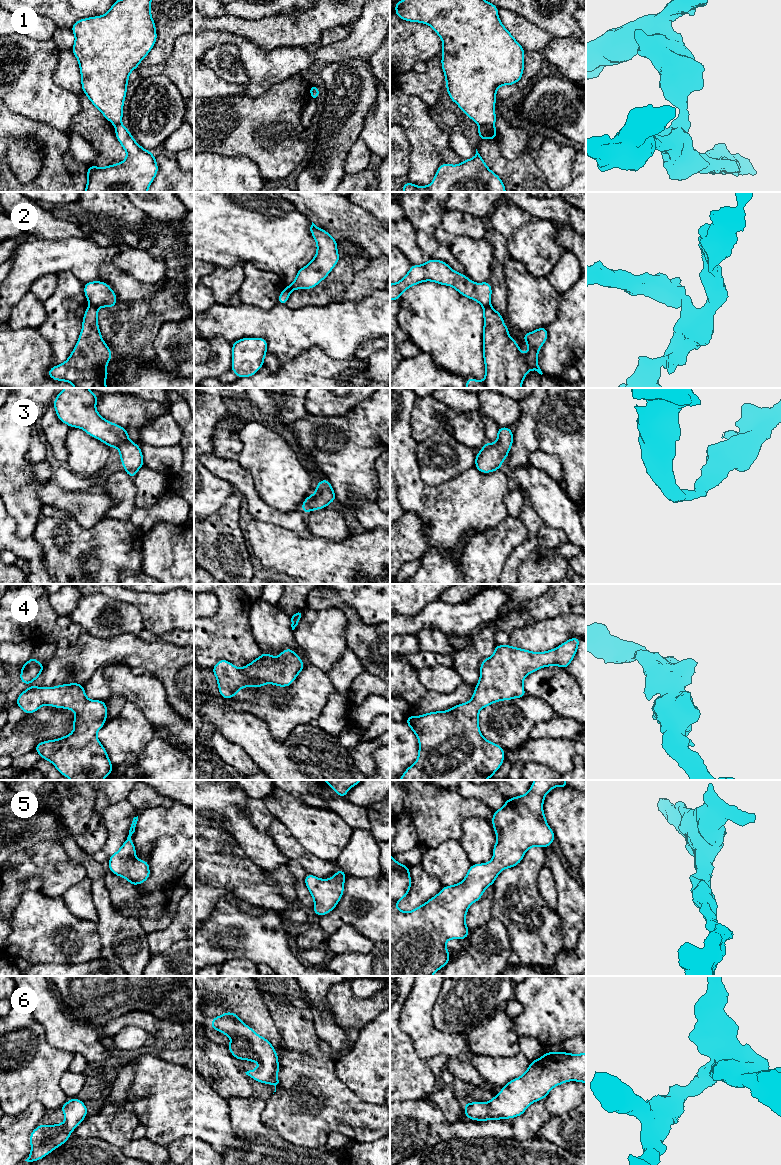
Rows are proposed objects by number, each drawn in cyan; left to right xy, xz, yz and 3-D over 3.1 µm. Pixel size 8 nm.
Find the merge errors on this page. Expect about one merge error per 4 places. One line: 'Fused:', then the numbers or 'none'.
Fused: 1, 2

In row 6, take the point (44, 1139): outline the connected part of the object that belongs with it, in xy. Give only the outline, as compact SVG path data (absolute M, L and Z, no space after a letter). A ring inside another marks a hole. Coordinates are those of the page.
M77 1097L68 1100L60 1110L64 1112L65 1122L54 1125L40 1124L30 1133L31 1152L25 1160L38 1161L69 1140L75 1130L89 1112L86 1105Z

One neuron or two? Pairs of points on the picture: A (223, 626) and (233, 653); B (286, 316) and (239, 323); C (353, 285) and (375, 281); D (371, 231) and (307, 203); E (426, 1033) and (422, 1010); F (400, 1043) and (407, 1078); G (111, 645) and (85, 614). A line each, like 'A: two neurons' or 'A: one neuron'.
A: one neuron
B: one neuron
C: one neuron
D: one neuron
E: one neuron
F: one neuron
G: two neurons

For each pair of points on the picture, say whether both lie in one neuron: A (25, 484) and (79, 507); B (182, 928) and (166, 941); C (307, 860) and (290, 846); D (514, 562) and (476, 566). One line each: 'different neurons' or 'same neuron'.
A: different neurons
B: same neuron
C: same neuron
D: different neurons

